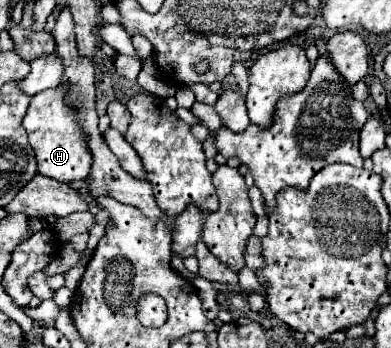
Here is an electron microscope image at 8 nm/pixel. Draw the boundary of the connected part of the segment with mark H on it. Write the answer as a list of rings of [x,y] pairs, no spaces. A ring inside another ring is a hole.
[[[63,88],[35,94],[23,118],[23,128],[27,130],[29,144],[35,150],[37,172],[41,176],[71,184],[75,180],[87,178],[91,168],[91,154],[87,148],[87,136],[81,132],[81,126],[75,120],[75,110],[63,102],[63,94]]]

